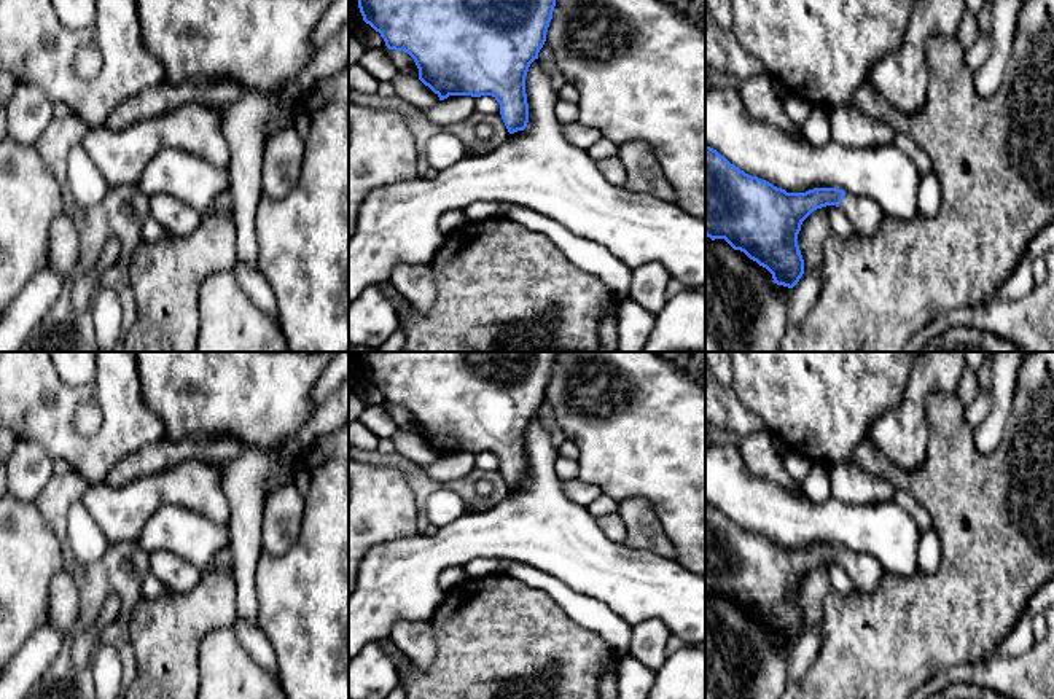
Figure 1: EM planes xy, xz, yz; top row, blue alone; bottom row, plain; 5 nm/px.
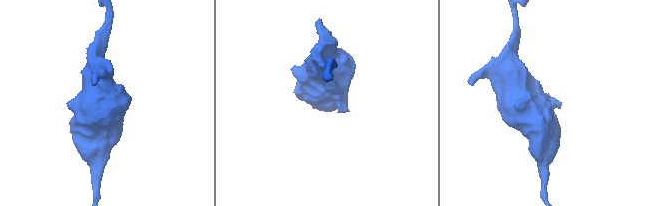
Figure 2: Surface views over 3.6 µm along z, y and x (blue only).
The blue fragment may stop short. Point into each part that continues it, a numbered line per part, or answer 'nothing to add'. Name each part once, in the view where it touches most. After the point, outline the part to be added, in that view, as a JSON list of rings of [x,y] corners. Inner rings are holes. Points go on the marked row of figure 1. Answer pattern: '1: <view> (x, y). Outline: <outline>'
1: yz (863, 214). Outline: [[[845,193],[839,209],[849,218],[857,236],[874,237],[879,232],[884,212],[872,199]]]

